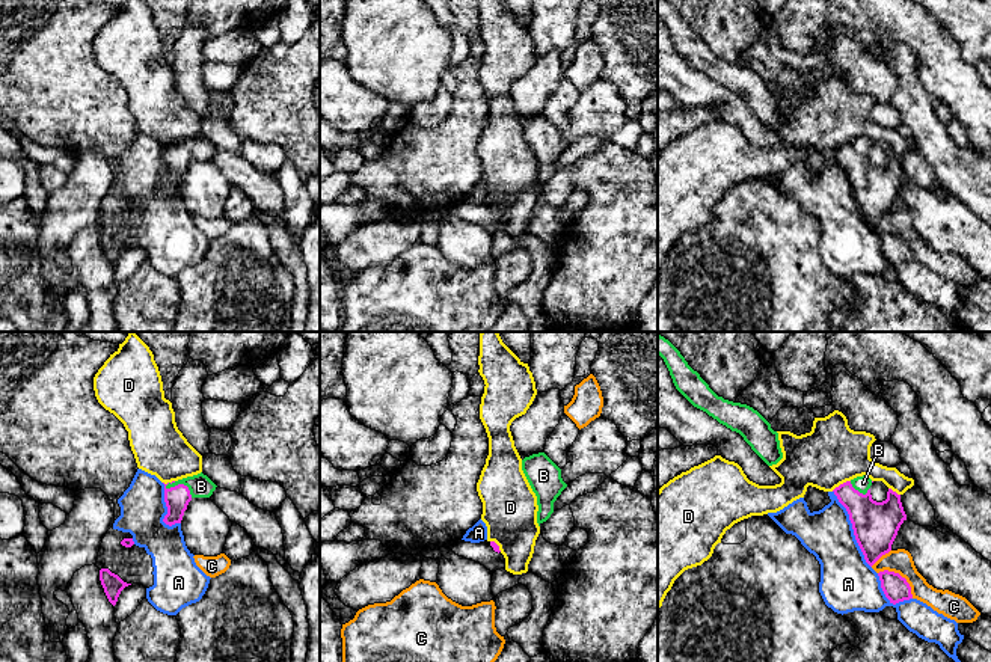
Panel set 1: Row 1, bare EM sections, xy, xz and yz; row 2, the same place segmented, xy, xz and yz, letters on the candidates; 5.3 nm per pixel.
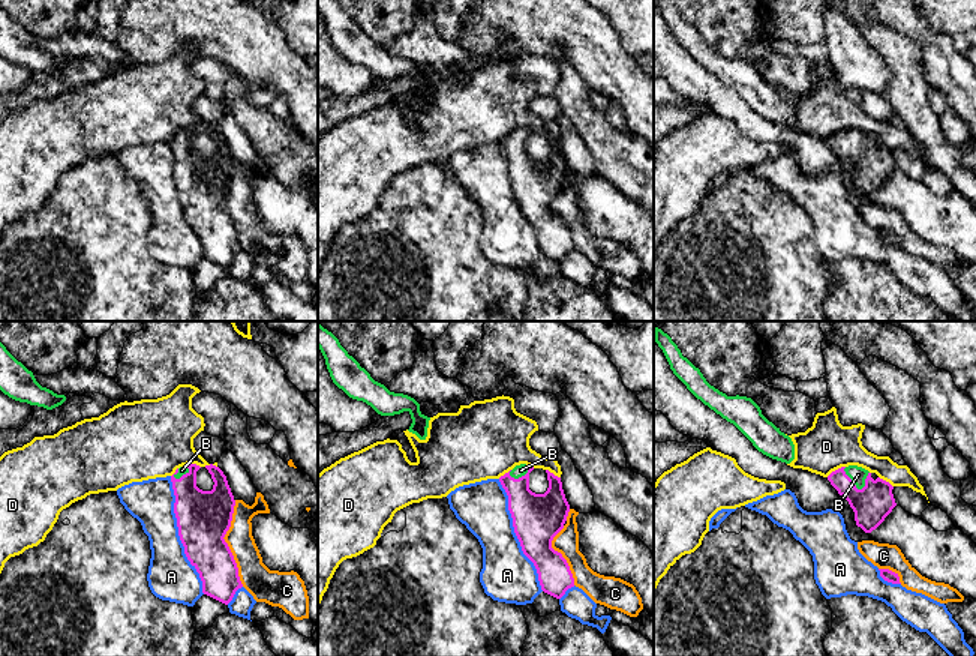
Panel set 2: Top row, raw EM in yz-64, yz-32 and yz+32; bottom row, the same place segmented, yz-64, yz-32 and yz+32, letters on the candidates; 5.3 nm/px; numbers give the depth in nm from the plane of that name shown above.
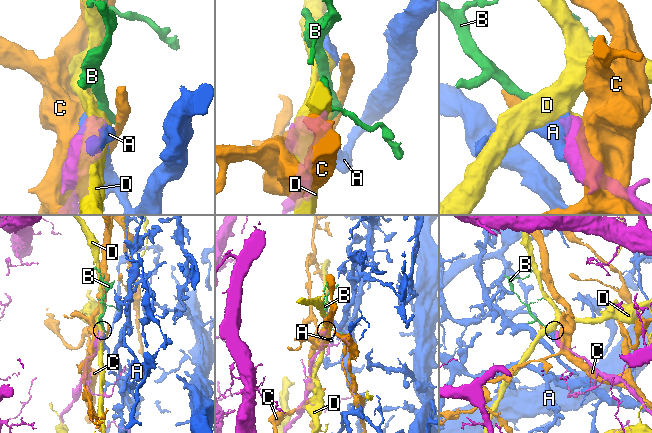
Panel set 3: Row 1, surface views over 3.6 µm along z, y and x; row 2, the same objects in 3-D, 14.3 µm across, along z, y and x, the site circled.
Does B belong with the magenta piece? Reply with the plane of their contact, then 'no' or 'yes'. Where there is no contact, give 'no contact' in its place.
xy | yes

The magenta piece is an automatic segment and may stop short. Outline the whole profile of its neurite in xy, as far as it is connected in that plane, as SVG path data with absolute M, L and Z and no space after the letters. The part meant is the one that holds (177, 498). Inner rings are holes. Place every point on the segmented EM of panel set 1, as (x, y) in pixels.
M202 472L164 484L164 502L167 514L163 522L169 526L181 523L184 511L193 498L210 498L216 484Z

